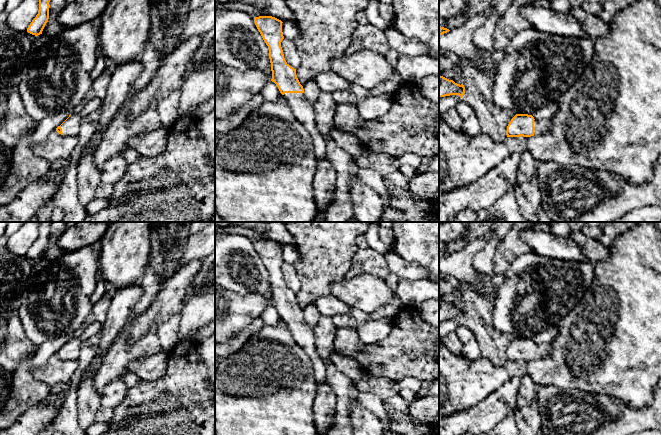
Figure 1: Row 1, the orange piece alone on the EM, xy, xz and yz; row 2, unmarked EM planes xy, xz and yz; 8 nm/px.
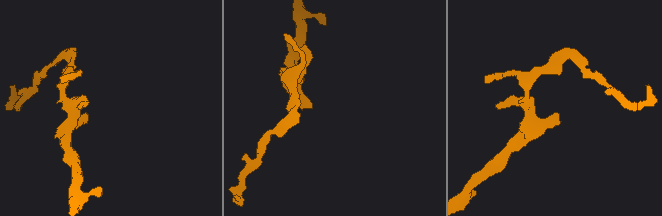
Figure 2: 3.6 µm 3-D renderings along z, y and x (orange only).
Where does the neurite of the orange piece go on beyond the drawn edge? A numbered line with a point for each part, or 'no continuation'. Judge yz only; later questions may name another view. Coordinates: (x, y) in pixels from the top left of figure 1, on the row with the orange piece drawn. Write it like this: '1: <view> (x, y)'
1: yz (540, 126)

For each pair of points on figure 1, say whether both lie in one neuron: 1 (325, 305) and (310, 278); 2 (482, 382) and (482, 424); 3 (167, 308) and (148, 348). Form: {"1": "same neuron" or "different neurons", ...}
{"1": "different neurons", "2": "different neurons", "3": "different neurons"}

